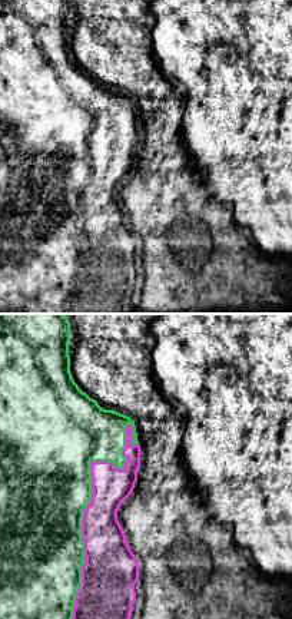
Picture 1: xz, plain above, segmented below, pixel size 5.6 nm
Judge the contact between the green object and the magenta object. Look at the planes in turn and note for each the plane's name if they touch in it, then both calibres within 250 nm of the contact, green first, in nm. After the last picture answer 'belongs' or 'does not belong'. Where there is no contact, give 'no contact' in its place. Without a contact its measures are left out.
meets green in xz; 500 nm thick on the green side, 240 nm on the other

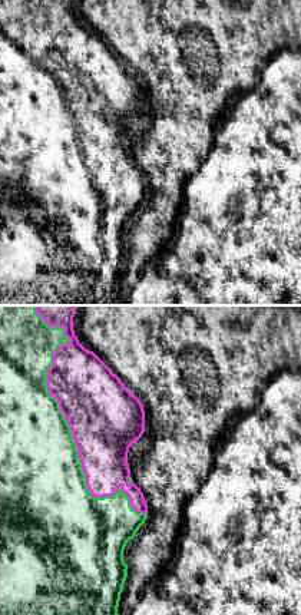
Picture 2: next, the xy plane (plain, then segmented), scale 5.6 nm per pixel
meets green in xy; 440 nm thick on the green side, 400 nm on the other

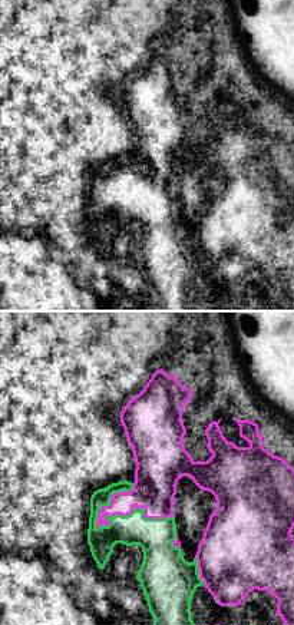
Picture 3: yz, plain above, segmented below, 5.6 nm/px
meets green in yz; 200 nm thick on the green side, 260 nm on the other

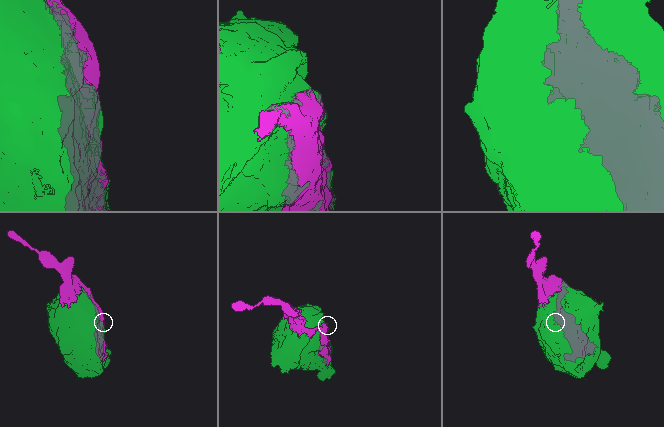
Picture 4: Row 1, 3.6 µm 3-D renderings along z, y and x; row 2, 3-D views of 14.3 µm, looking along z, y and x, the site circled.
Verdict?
belongs

